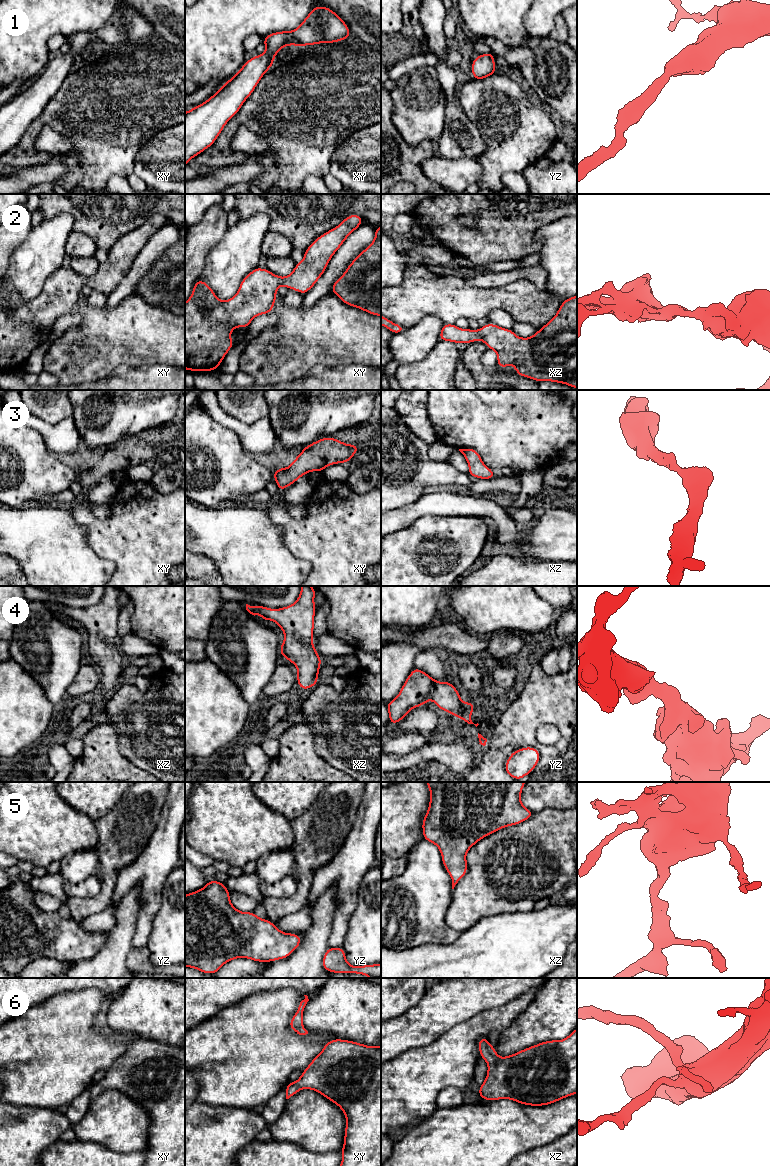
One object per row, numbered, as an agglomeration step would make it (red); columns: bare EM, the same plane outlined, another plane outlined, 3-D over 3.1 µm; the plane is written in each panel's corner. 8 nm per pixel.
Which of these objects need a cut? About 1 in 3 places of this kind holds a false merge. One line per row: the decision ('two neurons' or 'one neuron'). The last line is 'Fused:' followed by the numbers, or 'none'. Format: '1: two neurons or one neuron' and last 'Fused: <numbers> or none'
1: one neuron
2: one neuron
3: one neuron
4: one neuron
5: one neuron
6: one neuron
Fused: none

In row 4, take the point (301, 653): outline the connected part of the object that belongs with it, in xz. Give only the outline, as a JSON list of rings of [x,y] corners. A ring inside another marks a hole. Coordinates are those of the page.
[[[301,586],[298,599],[290,606],[271,609],[260,605],[246,604],[246,610],[259,615],[263,621],[274,621],[283,631],[285,640],[280,646],[280,655],[297,667],[297,684],[307,690],[317,686],[322,659],[312,641],[316,606],[316,590]]]

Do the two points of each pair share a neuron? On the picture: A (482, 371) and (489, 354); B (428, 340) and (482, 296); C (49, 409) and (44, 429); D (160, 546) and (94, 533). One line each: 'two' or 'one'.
A: two
B: two
C: two
D: one

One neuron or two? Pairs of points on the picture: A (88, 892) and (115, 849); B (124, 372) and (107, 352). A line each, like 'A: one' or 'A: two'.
A: two
B: two

